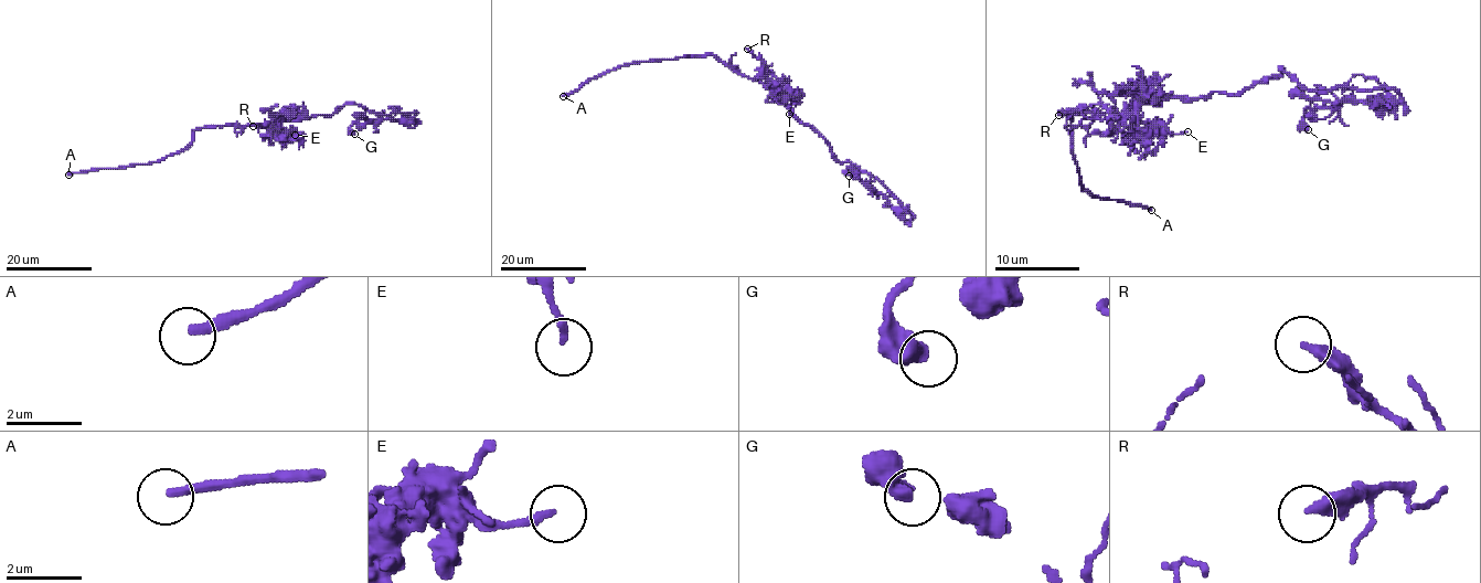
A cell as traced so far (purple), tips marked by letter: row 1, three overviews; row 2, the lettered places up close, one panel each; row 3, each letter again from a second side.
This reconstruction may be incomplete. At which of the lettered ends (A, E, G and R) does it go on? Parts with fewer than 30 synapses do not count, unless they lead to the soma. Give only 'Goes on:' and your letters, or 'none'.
Goes on: A

